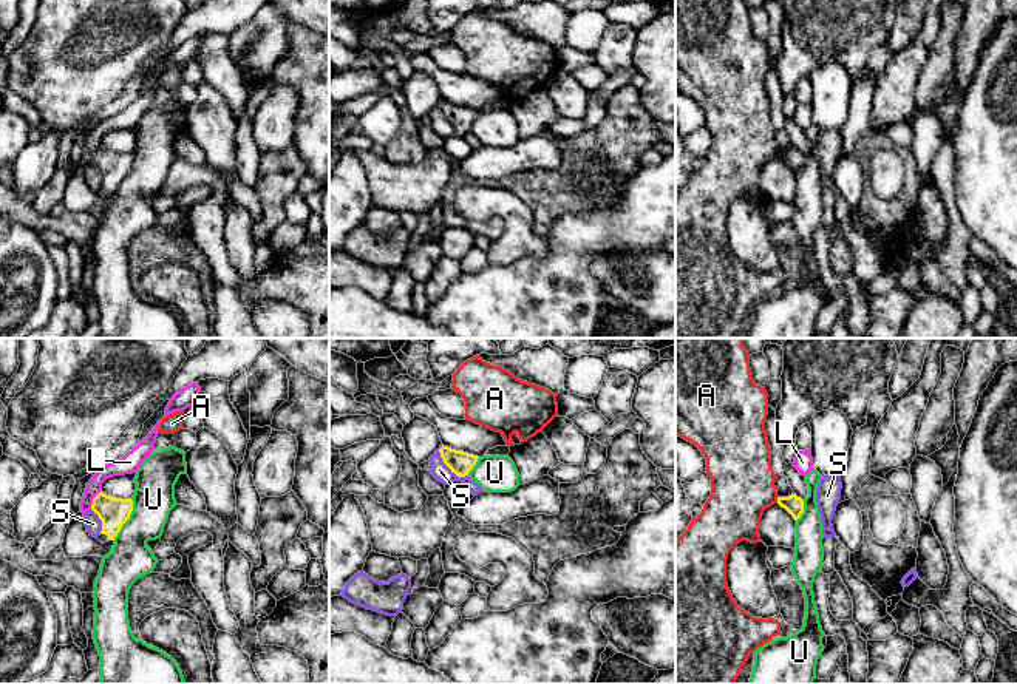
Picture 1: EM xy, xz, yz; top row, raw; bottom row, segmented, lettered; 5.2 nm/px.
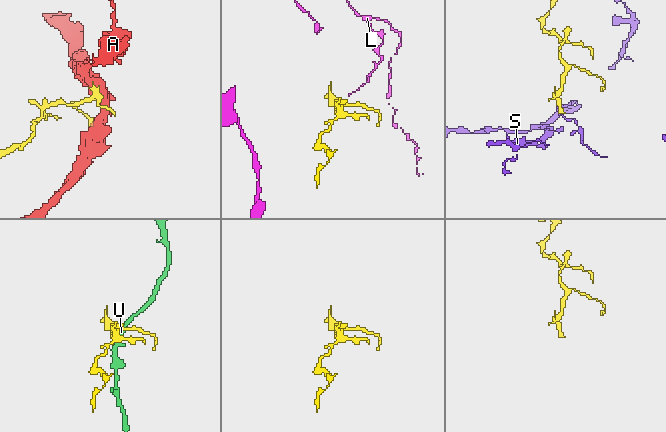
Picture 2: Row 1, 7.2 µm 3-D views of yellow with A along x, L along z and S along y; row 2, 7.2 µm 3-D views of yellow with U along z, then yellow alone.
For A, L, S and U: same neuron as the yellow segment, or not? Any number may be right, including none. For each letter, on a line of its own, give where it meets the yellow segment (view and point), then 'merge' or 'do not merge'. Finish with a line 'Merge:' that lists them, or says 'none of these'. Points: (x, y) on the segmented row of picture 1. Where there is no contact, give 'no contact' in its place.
A: yz (778, 501) | do not merge
L: xy (93, 499) | do not merge
S: xz (447, 465) | do not merge
U: xy (129, 518) | do not merge
Merge: none of these

